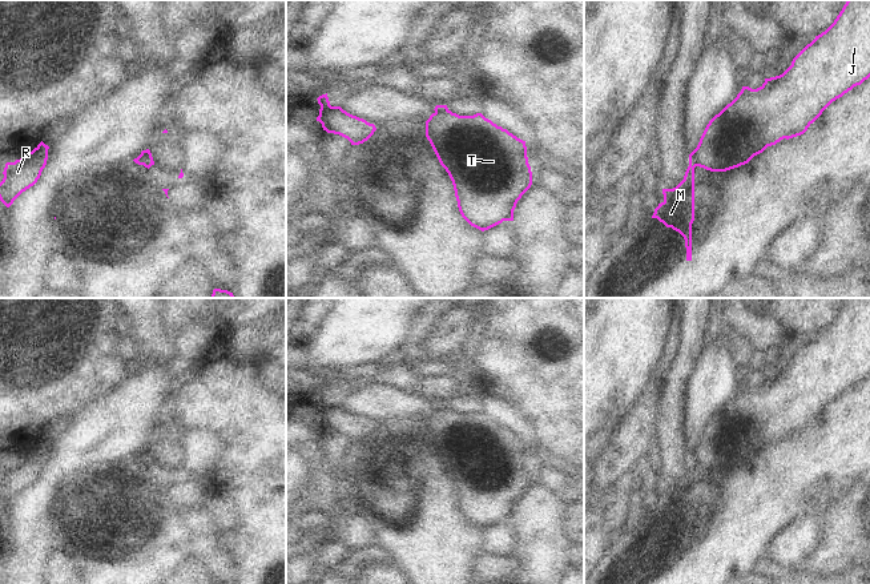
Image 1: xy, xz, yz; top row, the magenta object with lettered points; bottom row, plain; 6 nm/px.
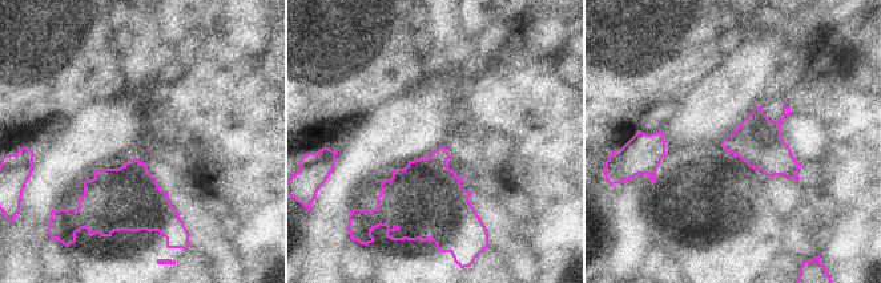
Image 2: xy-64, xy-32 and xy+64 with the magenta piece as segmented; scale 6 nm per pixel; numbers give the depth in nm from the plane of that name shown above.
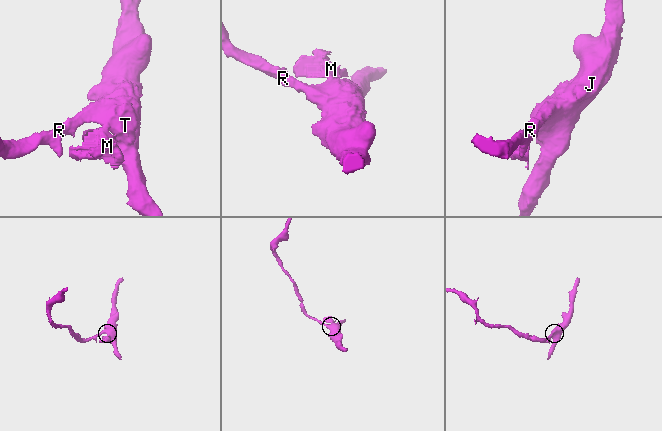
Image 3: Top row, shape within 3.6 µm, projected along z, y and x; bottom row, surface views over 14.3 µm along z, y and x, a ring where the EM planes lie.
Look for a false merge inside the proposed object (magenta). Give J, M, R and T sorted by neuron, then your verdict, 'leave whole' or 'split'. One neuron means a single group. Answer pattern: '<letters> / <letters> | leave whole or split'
J R T / M | split

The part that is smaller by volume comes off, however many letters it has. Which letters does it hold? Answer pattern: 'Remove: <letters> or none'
Remove: M

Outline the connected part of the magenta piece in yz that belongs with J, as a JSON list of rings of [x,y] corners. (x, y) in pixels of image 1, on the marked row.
[[[847,0],[834,23],[821,35],[807,44],[792,61],[792,65],[780,76],[765,78],[765,82],[752,89],[742,86],[737,97],[728,104],[718,114],[716,114],[706,125],[697,148],[692,152],[696,157],[697,166],[710,172],[726,172],[741,165],[748,164],[754,156],[762,153],[768,146],[776,145],[781,140],[793,138],[803,134],[807,128],[822,114],[822,112],[837,98],[851,90],[854,86],[861,85],[870,77],[870,0]]]

